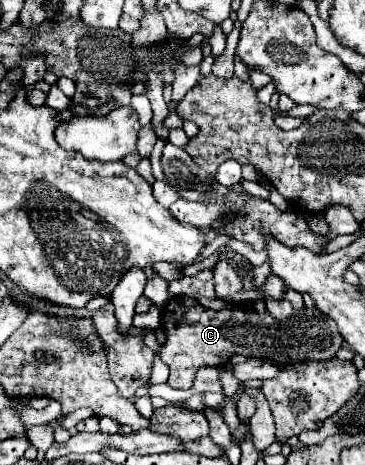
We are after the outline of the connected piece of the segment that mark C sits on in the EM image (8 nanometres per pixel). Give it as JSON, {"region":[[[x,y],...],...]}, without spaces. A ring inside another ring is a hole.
{"region":[[[174,296],[162,306],[162,328],[168,336],[168,340],[160,350],[160,358],[170,368],[168,384],[172,388],[180,388],[180,390],[188,390],[192,386],[198,368],[228,364],[230,356],[236,352],[246,358],[264,358],[264,360],[272,360],[276,364],[288,364],[288,362],[302,362],[302,360],[330,360],[346,344],[342,340],[342,334],[338,332],[338,326],[334,324],[334,320],[330,320],[326,314],[318,312],[318,308],[302,308],[302,312],[298,312],[296,316],[292,316],[288,320],[276,320],[268,310],[256,312],[246,306],[234,306],[234,308],[224,308],[224,310],[204,308],[190,296]]]}

